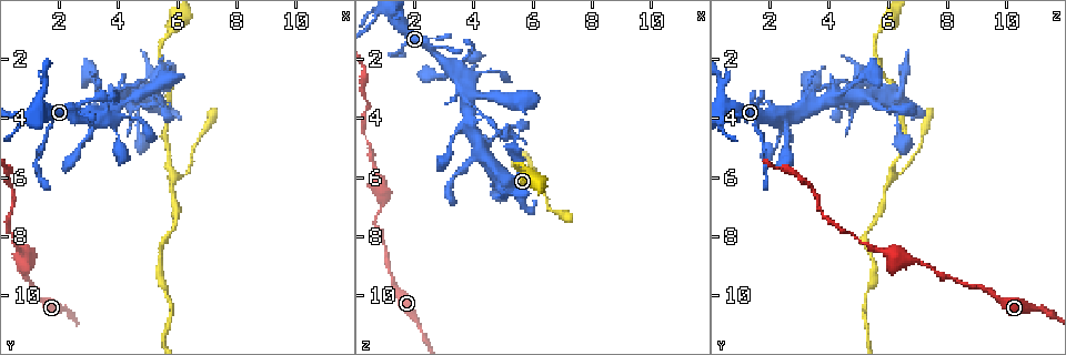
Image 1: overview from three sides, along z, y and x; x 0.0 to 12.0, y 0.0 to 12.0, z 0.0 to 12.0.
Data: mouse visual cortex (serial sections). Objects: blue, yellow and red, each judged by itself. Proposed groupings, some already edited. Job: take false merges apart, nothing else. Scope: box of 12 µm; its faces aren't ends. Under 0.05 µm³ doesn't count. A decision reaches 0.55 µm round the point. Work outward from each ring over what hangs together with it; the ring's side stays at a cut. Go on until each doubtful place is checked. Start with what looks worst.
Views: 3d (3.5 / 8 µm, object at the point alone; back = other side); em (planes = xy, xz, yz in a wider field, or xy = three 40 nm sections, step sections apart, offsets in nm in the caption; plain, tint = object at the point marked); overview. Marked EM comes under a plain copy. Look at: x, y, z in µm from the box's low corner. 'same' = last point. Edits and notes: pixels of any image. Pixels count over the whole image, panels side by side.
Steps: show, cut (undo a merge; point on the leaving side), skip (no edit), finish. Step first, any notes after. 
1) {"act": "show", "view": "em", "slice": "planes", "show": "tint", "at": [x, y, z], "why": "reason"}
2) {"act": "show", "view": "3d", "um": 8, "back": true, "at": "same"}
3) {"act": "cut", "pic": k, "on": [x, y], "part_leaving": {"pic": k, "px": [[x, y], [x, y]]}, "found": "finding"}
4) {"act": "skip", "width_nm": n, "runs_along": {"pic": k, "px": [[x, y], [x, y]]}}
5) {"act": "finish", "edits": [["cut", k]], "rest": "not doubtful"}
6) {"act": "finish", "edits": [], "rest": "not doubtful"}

{"act": "show", "view": "3d", "um": 8, "at": [5.1, 3.6, 4.4], "why": "abrupt turn"}

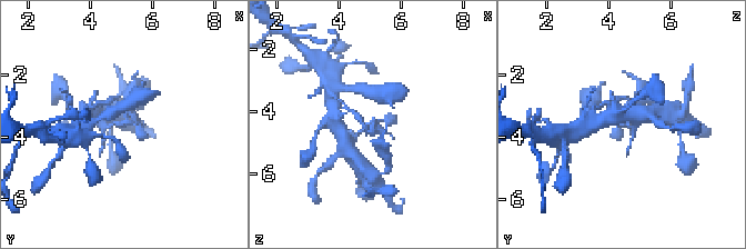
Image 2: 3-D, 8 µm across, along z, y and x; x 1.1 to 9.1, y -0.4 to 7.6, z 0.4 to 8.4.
{"act": "show", "view": "em", "slice": "xy", "step": 3, "show": "tint", "at": [5.1, 3.6, 4.4]}

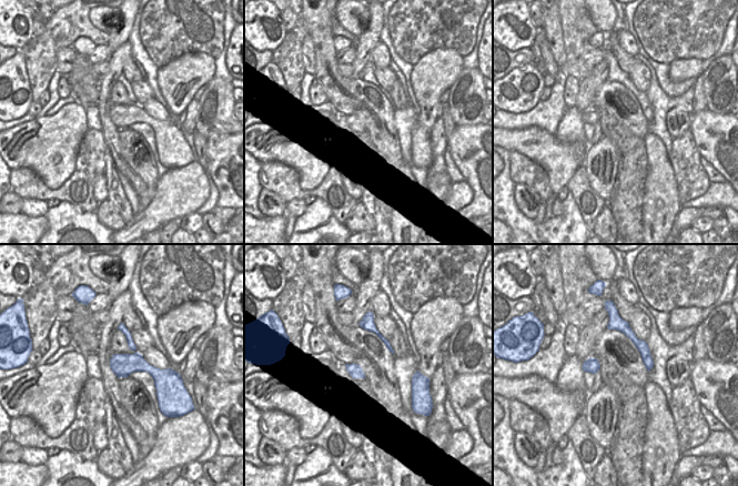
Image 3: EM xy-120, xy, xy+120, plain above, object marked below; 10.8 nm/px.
{"act": "skip", "runs_along": {"pic": 3, "px": [[122, 327], [134, 355], [167, 375]]}, "found": "all the same cell"}

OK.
{"act": "show", "view": "3d", "um": 3.5, "at": [5.8, 5.8, 6.1], "why": "side arm on a straight run"}

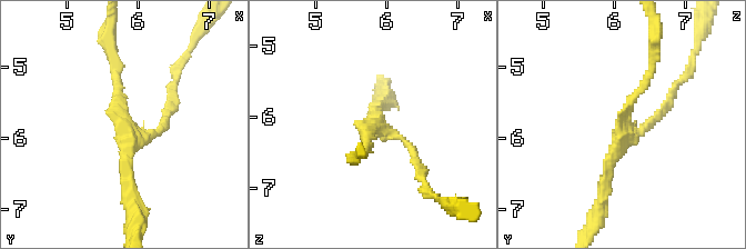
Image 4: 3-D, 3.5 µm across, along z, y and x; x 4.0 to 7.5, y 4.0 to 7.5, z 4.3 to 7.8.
{"act": "show", "view": "em", "slice": "planes", "show": "tint", "at": [5.80, 5.80, 6.10], "arms": 3, "arm_widths_nm": [150, 150, 150]}

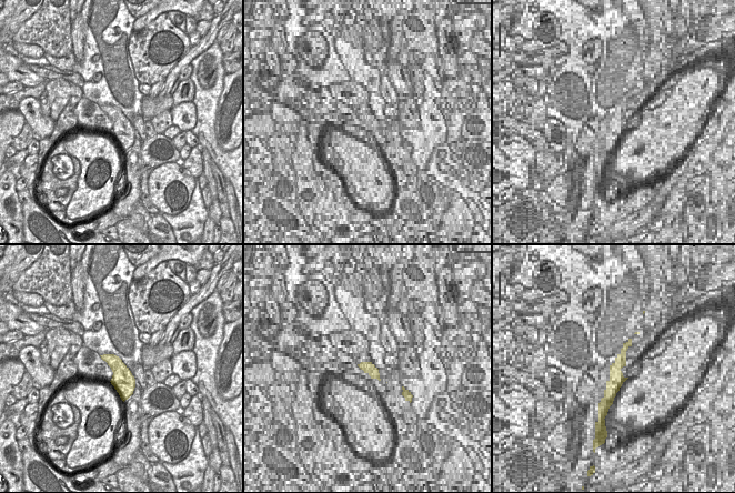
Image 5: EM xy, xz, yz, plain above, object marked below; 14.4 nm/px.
{"act": "skip", "width_nm": 320, "runs_along": {"pic": 4, "px": [[653, 61], [624, 112], [602, 198]]}, "found": "all the same cell"}

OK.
{"act": "show", "view": "3d", "um": 3.5, "at": [5.3, 2.5, 6.6], "why": "narrows sharply"}

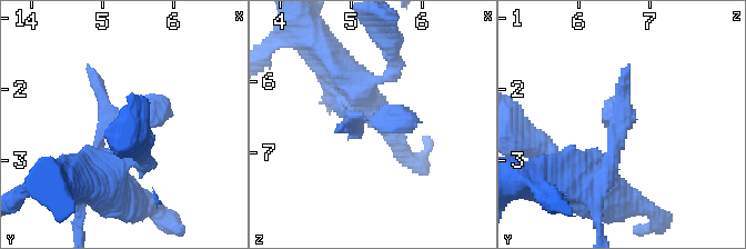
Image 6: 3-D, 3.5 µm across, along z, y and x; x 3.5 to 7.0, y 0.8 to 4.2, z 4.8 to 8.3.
{"act": "show", "view": "em", "slice": "xy", "step": 1, "show": "tint", "at": [5.25, 2.40, 6.50]}

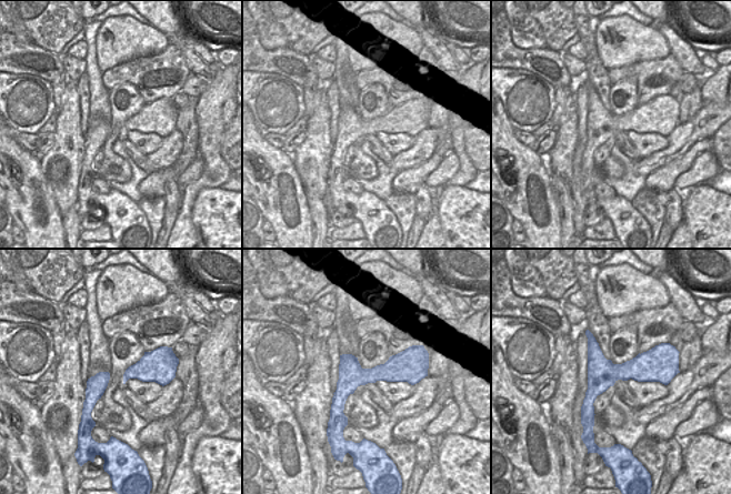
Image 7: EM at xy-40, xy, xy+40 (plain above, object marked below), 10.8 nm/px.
{"act": "skip", "runs_along": {"pic": 6, "px": [[97, 177], [107, 122], [165, 101]]}, "found": "continuous, no second cell"}

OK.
{"act": "finish", "edits": [], "rest": "not doubtful"}

